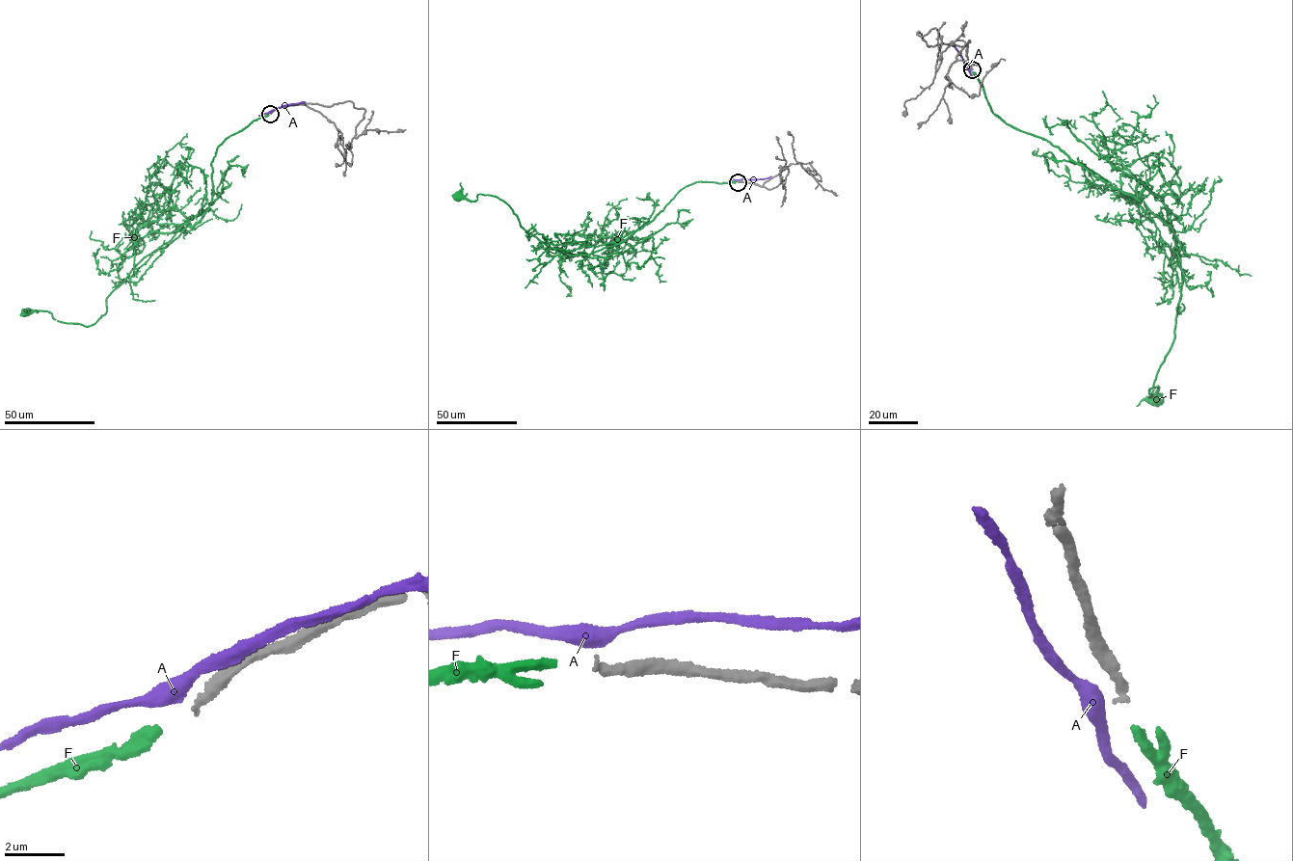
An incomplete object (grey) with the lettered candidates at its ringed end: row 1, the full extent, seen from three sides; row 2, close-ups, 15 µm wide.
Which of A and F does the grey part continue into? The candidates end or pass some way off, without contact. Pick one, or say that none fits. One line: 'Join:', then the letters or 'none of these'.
Join: F

